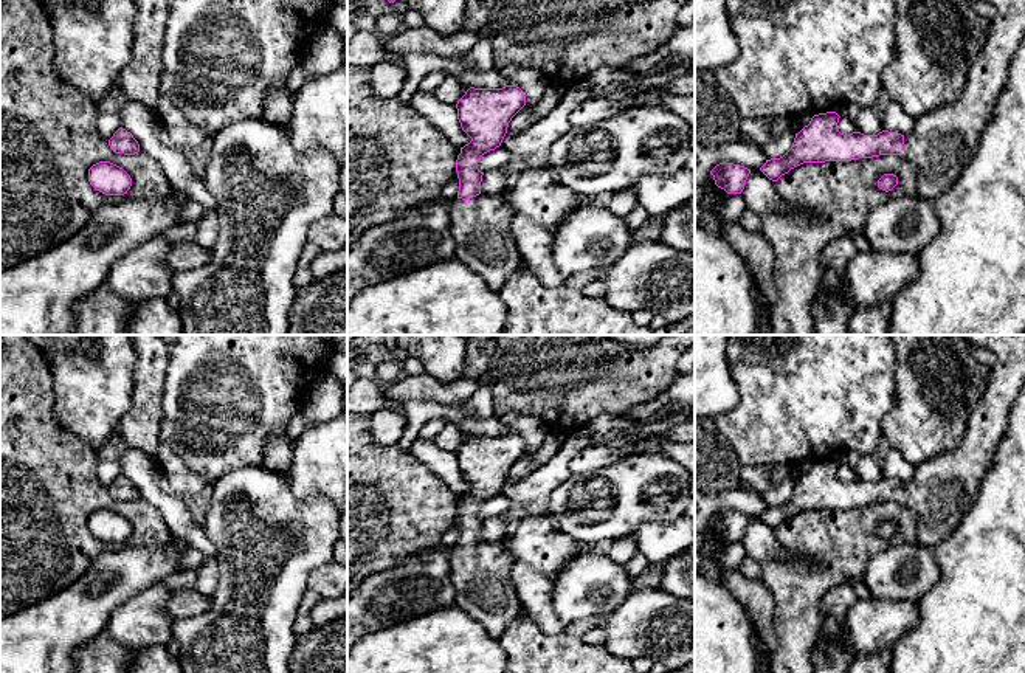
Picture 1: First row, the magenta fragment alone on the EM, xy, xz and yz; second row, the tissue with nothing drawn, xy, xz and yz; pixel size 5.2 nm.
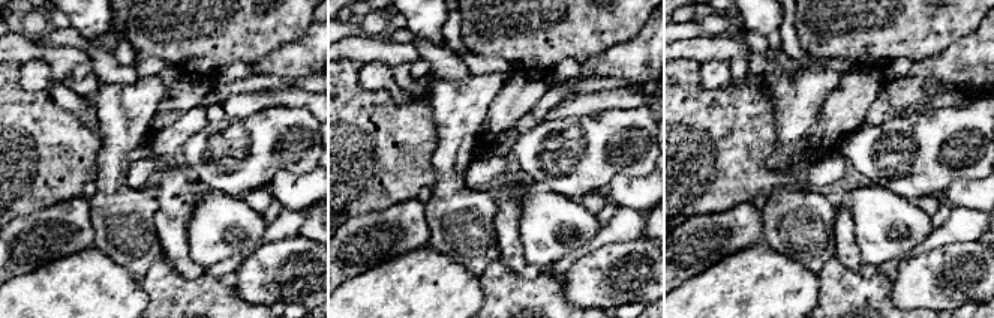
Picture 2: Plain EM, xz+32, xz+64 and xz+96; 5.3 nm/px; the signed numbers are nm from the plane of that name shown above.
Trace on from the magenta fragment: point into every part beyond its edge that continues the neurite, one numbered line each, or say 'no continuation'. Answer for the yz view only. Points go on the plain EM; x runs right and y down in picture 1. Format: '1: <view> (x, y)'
1: yz (942, 490)

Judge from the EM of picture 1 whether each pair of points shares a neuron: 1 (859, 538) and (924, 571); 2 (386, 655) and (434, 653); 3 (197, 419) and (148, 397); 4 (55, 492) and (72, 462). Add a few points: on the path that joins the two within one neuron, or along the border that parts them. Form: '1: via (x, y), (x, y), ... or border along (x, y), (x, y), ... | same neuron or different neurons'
1: border along (917, 541), (880, 551), (869, 562), (862, 580) | different neurons
2: via (399, 656), (422, 656) | same neuron
3: border along (166, 368), (158, 439) | different neurons
4: via (55, 484), (55, 479), (64, 470) | same neuron

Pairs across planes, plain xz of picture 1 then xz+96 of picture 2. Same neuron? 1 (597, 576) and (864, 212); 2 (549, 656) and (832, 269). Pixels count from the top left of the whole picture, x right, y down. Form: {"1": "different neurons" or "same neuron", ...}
{"1": "same neuron", "2": "same neuron"}

